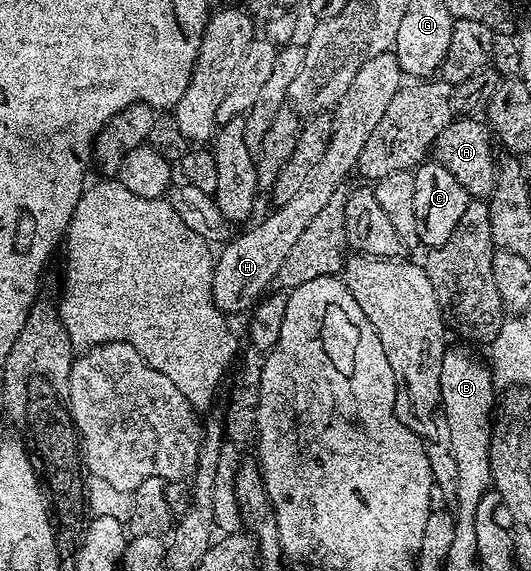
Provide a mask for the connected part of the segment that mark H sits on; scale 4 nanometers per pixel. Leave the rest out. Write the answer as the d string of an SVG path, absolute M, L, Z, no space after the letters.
M395 52L374 55L374 59L366 59L366 63L358 67L358 75L354 75L346 95L342 95L340 102L334 106L332 128L328 134L328 142L324 144L324 154L322 159L318 159L314 171L306 175L306 183L285 205L275 210L277 213L273 217L238 234L232 242L229 240L223 246L225 249L215 258L212 298L221 314L247 314L265 296L275 272L289 254L290 247L294 246L302 231L313 222L314 215L326 206L330 197L341 190L340 184L347 179L348 172L351 169L353 172L359 166L366 139L370 139L374 127L378 127L382 115L386 115L386 107L390 107L390 99L394 99L401 84L402 72Z

